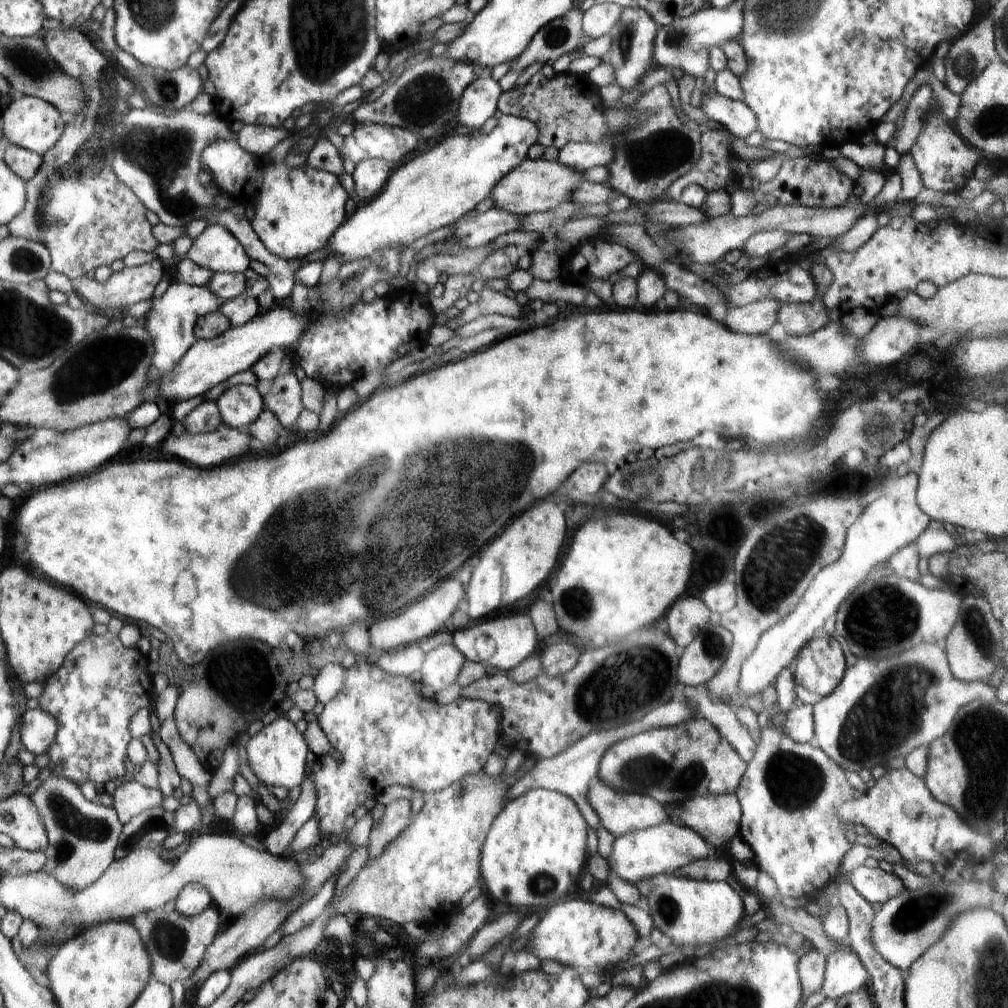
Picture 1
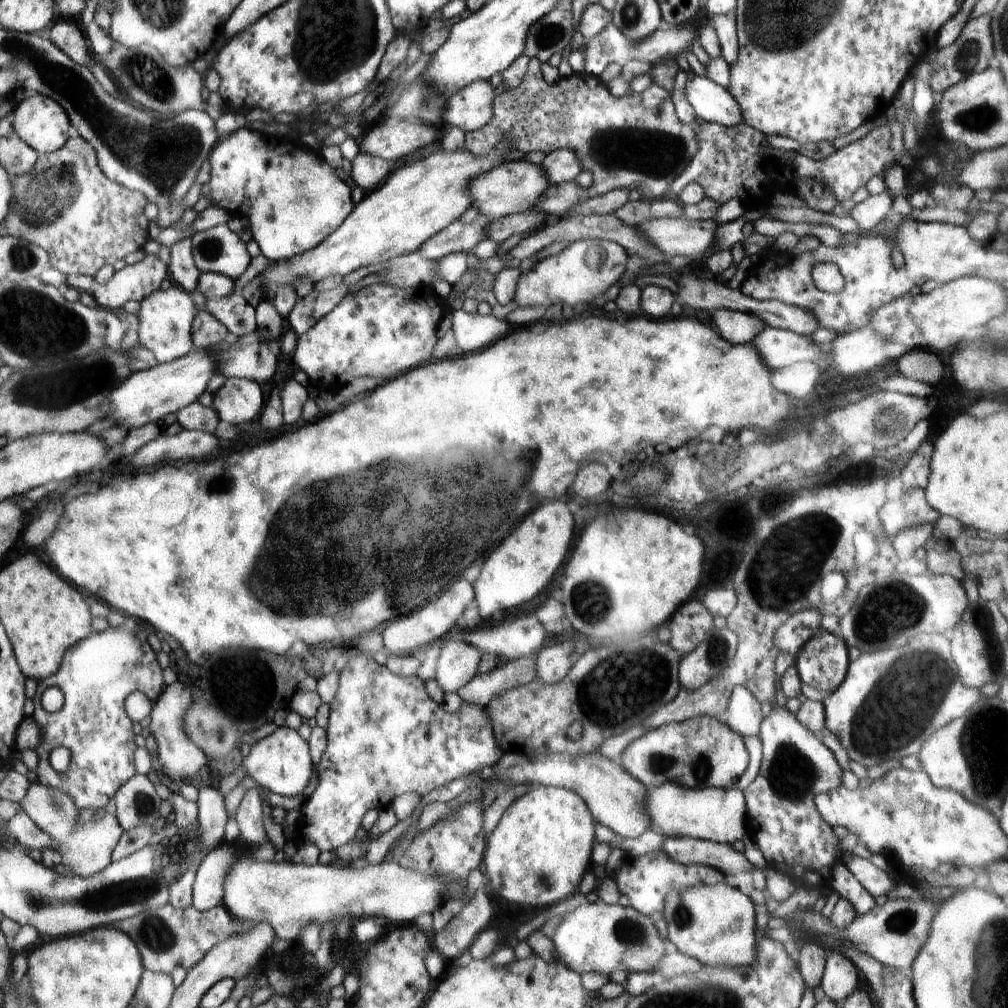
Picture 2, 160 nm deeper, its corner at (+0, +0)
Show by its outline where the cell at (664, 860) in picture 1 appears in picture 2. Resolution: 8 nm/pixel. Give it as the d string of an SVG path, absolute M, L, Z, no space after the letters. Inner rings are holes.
M688 837L665 838L662 849L672 860L685 865L706 865L722 871L726 876L740 874L740 872L751 872L756 868L746 859L743 852L736 851L732 845L720 844L702 839Z

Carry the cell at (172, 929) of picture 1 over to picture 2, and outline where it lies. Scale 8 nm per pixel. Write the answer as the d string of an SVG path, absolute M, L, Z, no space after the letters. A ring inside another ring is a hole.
M169 902L163 907L156 907L114 924L114 928L127 933L135 941L146 970L169 975L174 973L176 967L182 967L184 970L194 967L215 944L244 935L252 927L253 921L240 922L223 904L200 911L192 904L185 909L175 909Z

